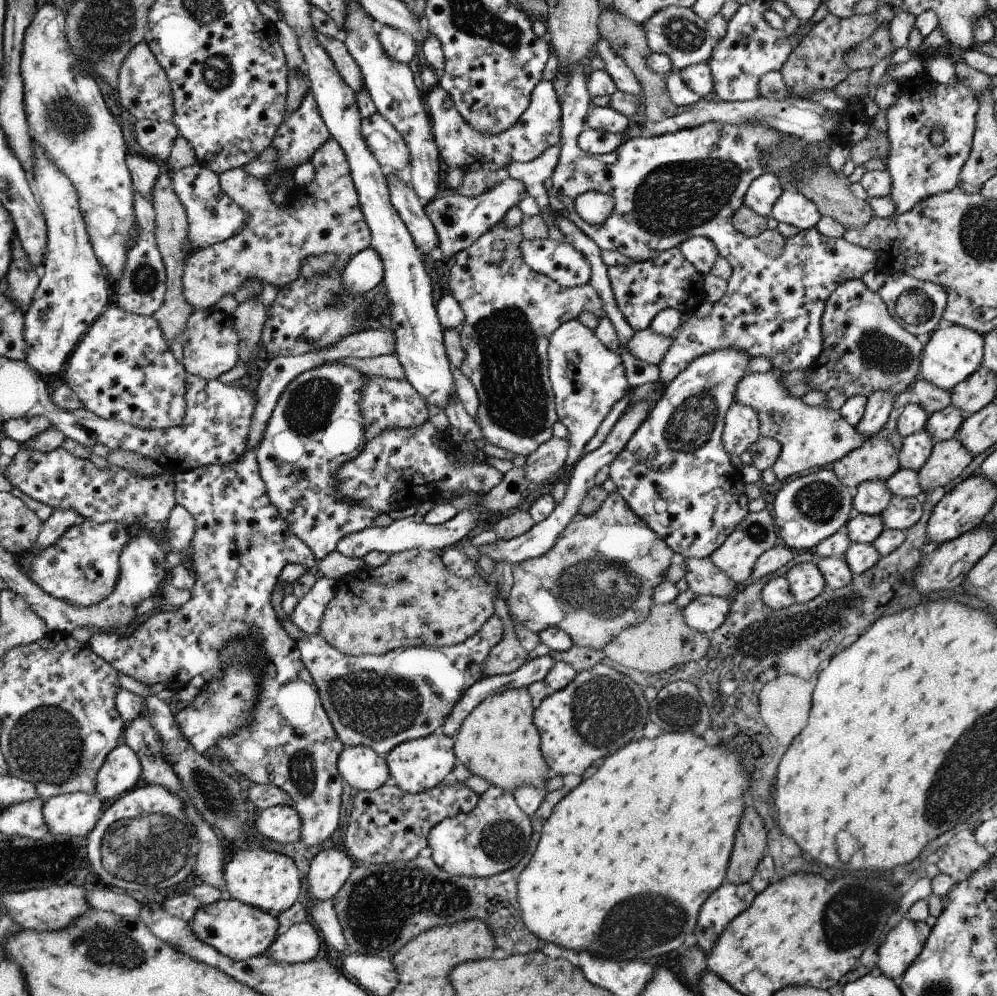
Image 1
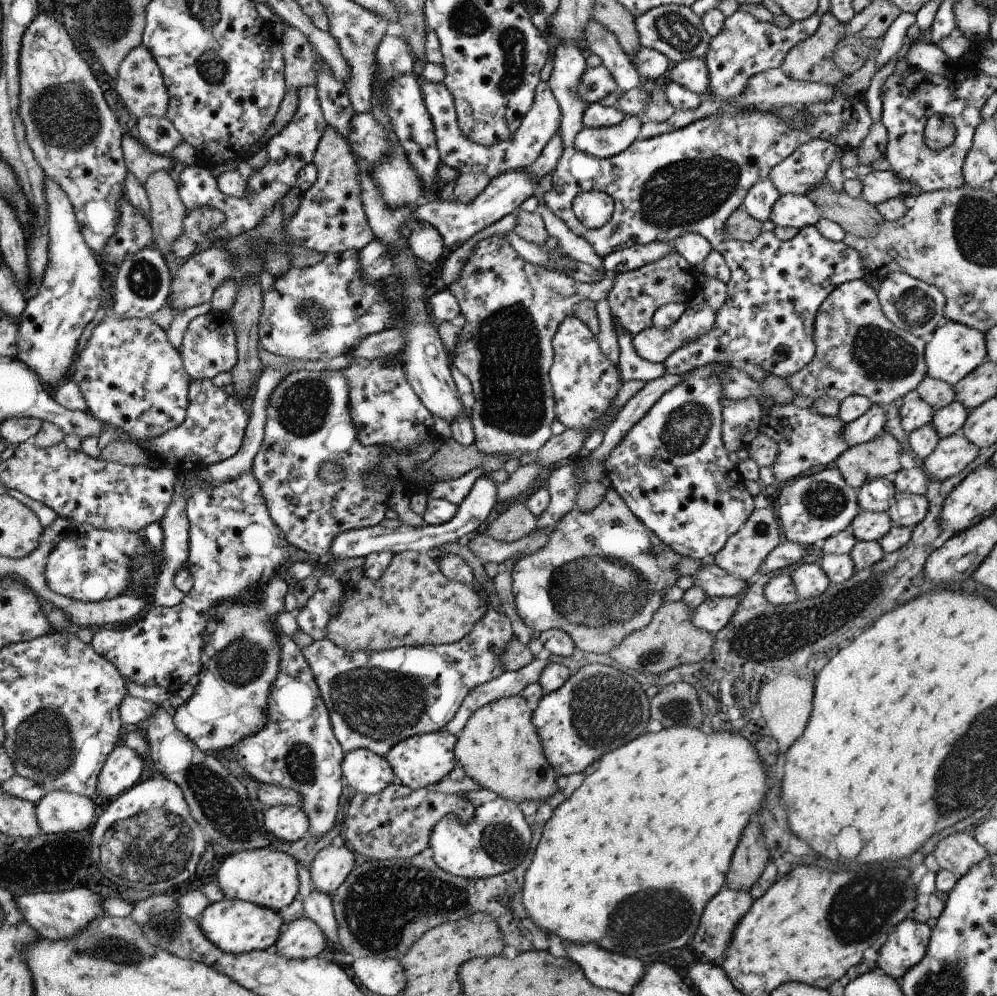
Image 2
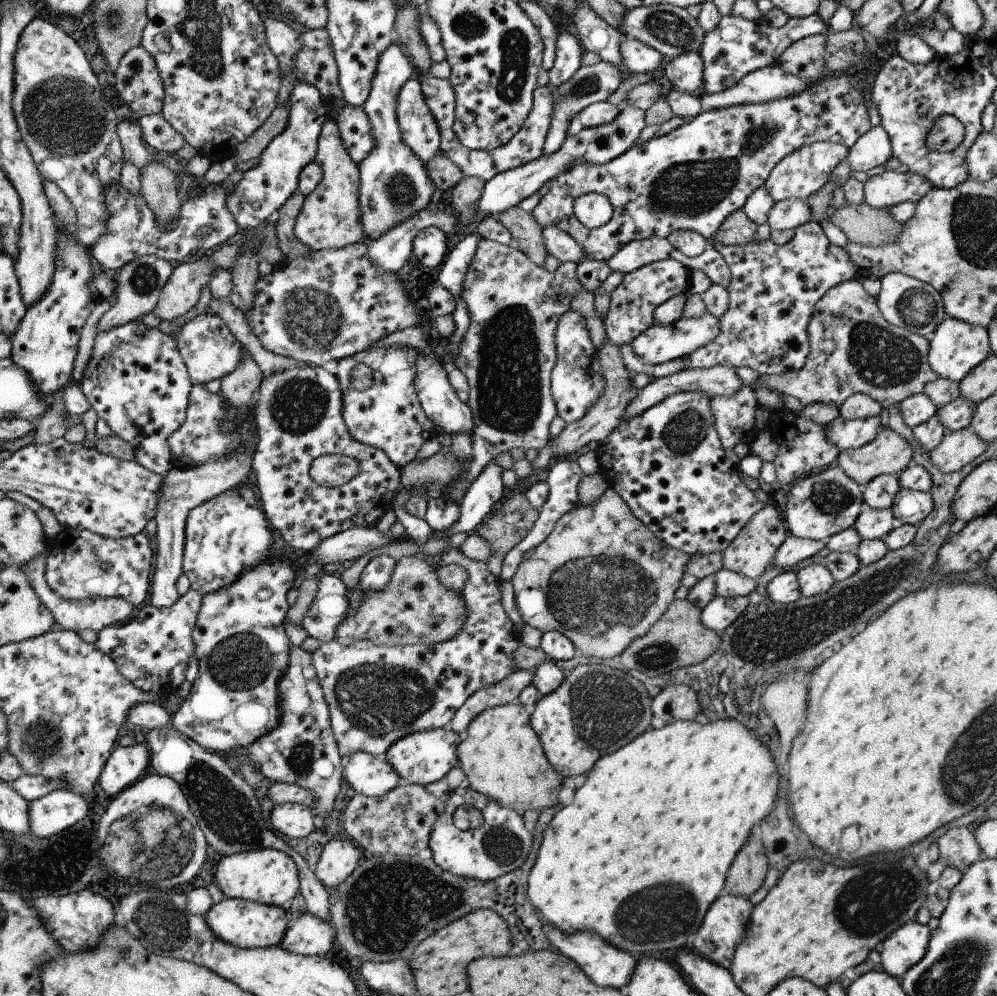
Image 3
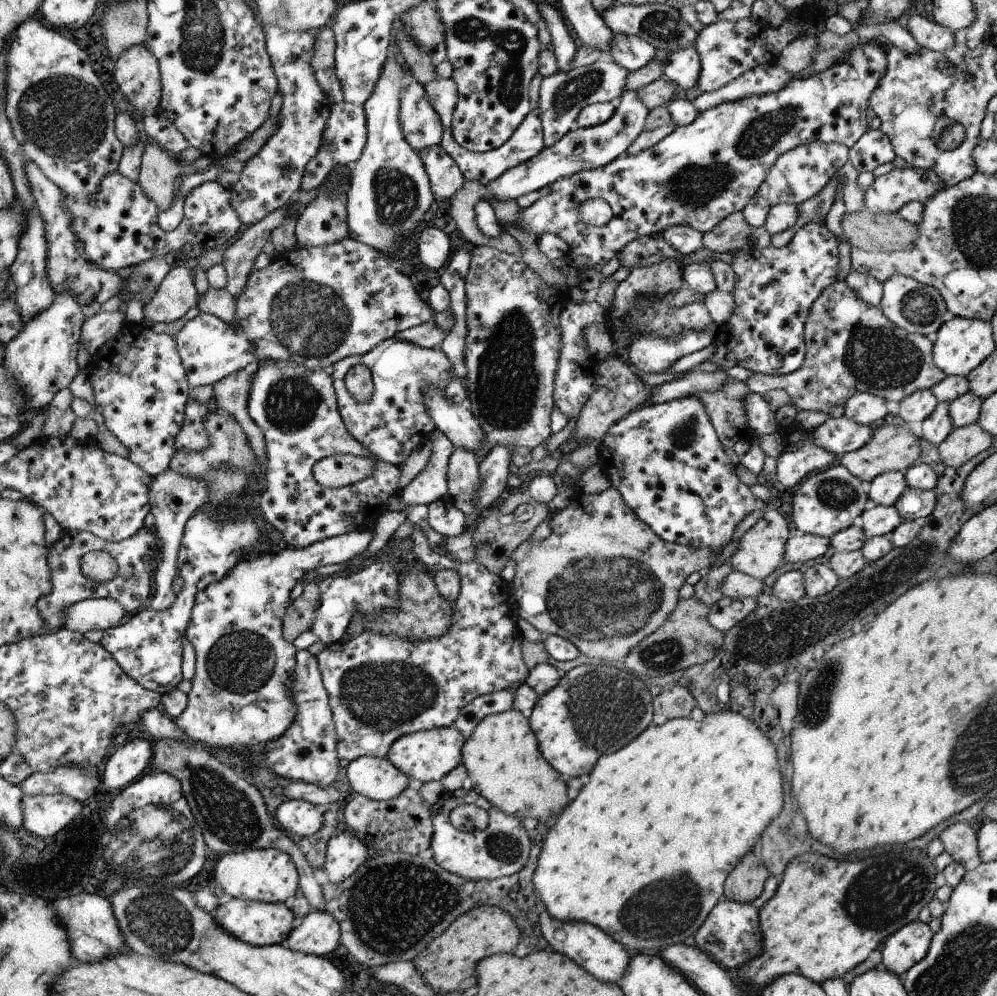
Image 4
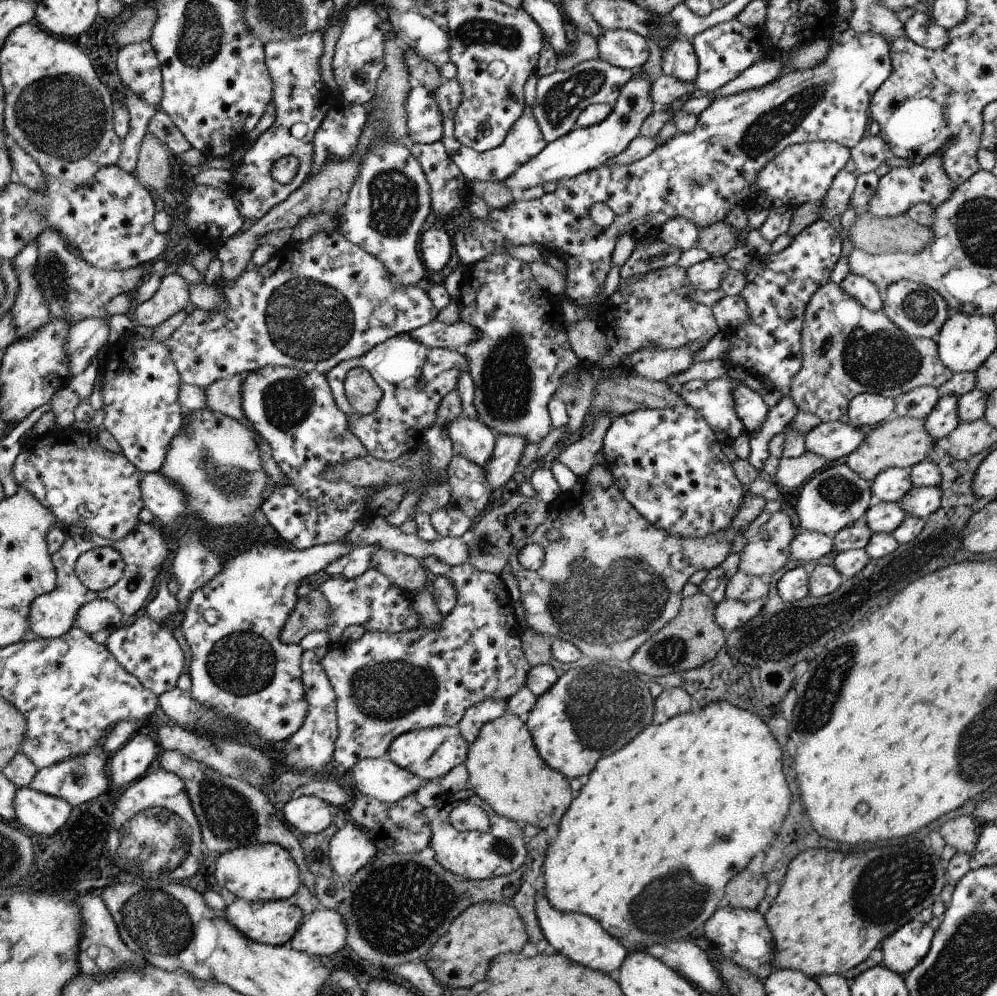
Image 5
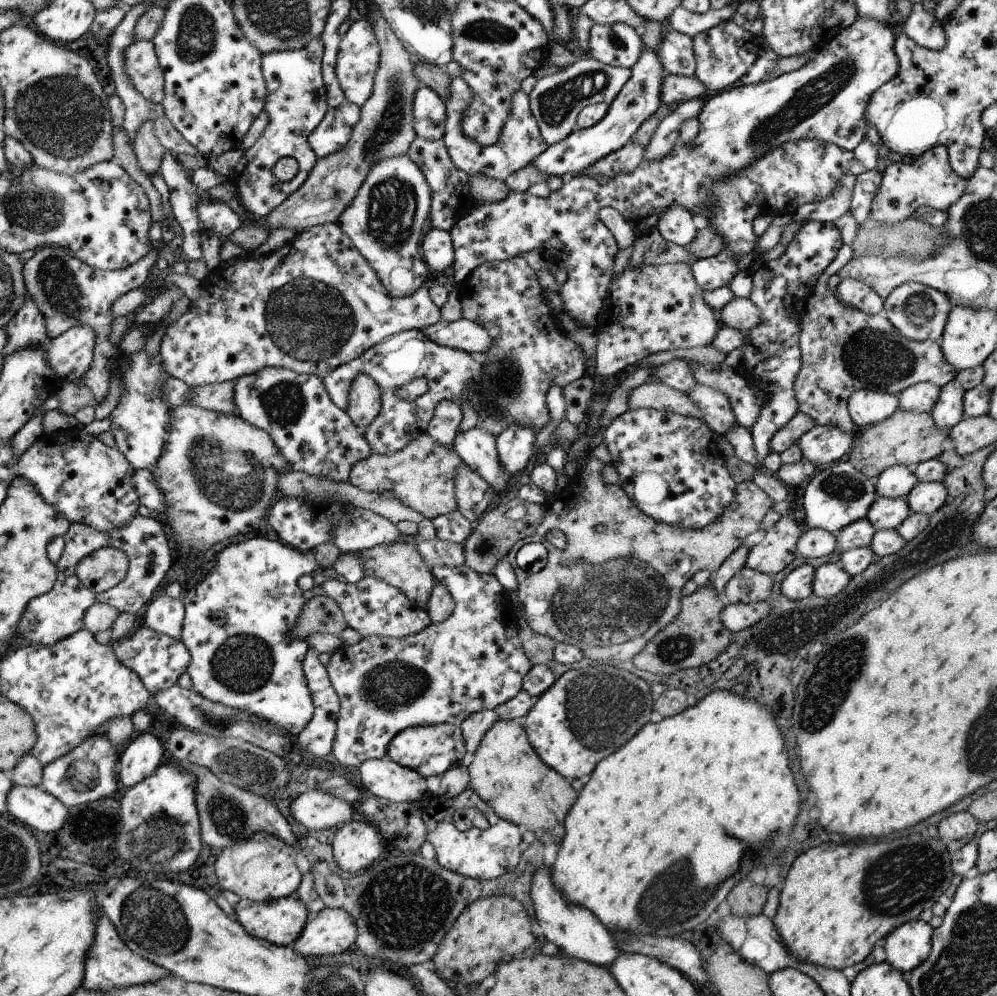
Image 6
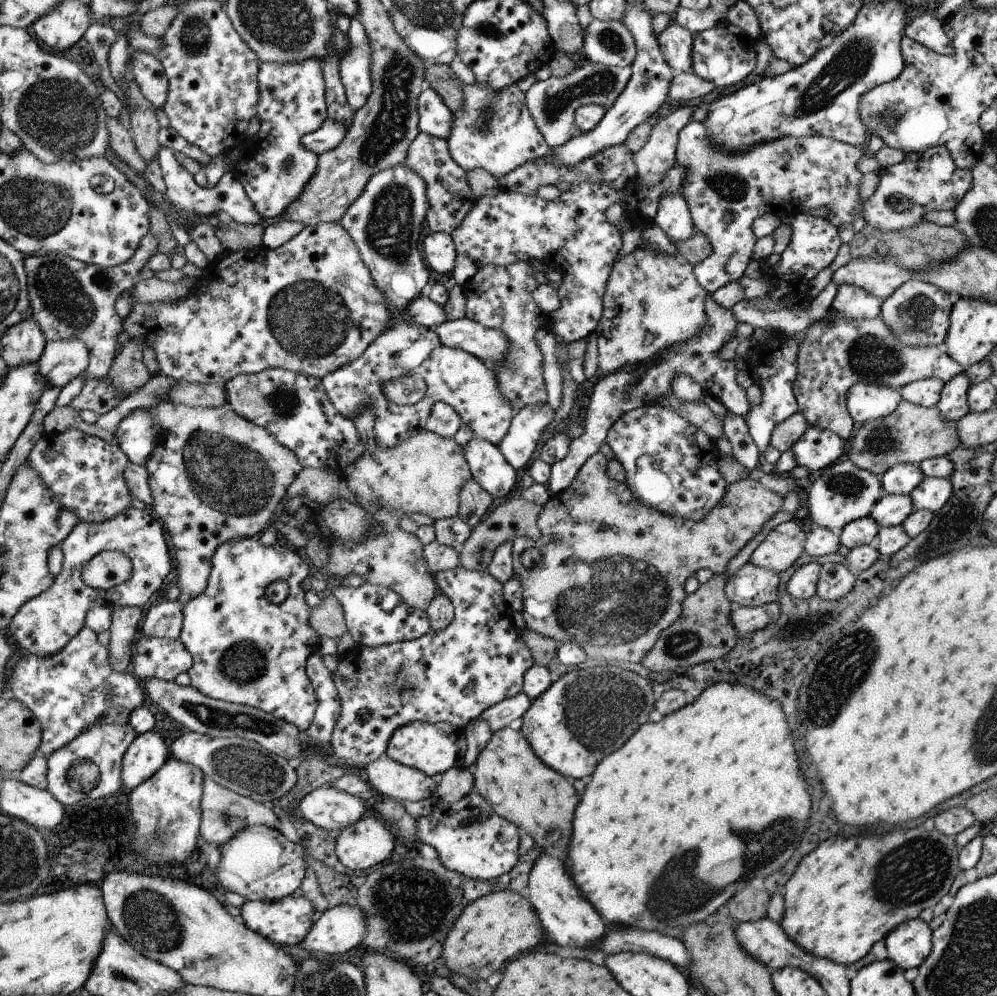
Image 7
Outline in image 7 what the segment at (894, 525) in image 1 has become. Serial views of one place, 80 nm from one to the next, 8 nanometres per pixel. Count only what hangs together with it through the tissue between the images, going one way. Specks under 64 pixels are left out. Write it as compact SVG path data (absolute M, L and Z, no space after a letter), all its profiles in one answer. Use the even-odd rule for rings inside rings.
M924 477L924 480L909 494L913 500L913 510L940 510L950 500L953 484L949 478Z

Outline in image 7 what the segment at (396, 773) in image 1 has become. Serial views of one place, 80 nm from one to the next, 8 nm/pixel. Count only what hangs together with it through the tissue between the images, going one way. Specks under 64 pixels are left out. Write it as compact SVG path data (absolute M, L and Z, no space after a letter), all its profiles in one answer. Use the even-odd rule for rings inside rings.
M416 721L400 725L392 733L386 753L393 761L434 776L438 772L445 773L449 768L459 766L465 756L466 745L465 728L458 728L449 722L430 724Z

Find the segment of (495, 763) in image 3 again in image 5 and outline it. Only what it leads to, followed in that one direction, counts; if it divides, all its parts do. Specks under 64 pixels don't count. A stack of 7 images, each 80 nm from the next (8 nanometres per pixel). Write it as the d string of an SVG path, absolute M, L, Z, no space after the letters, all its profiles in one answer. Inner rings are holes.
M505 714L484 724L478 738L468 746L464 764L476 795L497 814L522 826L532 824L540 830L552 824L559 826L572 803L570 780L544 762L536 750L532 734L518 716Z

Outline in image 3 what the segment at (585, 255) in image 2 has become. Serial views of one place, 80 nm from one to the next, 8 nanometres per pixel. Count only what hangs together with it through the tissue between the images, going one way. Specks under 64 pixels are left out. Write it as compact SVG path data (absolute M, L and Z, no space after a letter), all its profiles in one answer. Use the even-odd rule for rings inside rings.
M548 224L543 229L544 249L547 255L558 259L560 263L572 262L578 264L584 256L582 246L569 236L565 230L560 230L556 224Z

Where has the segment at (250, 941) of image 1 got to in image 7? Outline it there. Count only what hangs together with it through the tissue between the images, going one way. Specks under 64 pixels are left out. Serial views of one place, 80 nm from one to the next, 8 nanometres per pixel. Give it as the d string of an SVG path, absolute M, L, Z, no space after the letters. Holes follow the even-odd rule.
M288 895L279 901L247 901L241 908L241 914L248 926L260 933L260 936L280 946L294 946L294 944L301 944L304 937L310 933L314 905L315 903L304 895L298 898Z

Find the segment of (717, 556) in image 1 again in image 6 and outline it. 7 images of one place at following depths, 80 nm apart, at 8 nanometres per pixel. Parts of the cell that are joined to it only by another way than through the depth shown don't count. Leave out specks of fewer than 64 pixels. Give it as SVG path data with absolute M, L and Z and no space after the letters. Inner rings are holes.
M782 517L768 534L752 547L745 566L758 572L775 575L782 572L797 557L797 542L802 532L795 521Z

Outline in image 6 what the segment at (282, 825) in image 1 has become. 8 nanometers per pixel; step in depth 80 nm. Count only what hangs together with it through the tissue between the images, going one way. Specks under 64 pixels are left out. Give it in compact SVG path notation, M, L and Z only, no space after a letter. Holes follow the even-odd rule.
M322 790L302 793L292 804L294 818L308 830L328 830L357 818L355 806Z

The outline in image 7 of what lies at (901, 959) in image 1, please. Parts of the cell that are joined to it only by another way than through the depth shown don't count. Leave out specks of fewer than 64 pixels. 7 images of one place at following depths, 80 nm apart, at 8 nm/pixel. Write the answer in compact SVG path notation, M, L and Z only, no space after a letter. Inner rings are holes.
M919 916L899 924L884 939L888 958L905 971L918 968L931 953L932 935L928 923Z

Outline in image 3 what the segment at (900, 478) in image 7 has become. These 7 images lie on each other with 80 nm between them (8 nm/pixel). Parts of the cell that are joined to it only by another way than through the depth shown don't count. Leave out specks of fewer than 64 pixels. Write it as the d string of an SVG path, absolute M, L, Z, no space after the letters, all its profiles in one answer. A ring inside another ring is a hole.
M896 475L876 476L862 488L862 500L865 507L884 510L892 507L894 496L901 490L899 478Z

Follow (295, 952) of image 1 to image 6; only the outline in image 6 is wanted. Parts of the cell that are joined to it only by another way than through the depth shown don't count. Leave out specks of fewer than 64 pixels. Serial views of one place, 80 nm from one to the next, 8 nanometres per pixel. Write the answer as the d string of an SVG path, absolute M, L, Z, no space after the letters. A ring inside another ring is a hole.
M324 907L316 918L308 920L294 946L305 957L317 958L348 950L356 938L356 923L347 910Z

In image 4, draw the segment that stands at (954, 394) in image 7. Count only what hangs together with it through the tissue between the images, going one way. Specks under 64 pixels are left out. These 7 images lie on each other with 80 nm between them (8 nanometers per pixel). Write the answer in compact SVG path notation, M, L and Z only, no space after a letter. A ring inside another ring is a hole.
M939 402L936 410L917 428L918 436L926 440L931 448L937 448L953 430L948 408L950 402Z

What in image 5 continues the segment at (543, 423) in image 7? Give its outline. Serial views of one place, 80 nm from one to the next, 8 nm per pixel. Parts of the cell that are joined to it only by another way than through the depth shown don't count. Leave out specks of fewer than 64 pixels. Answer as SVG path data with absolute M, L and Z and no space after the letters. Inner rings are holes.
M497 435L492 458L484 466L484 474L492 492L513 479L513 474L517 471L516 466L520 465L526 445L526 440L520 436Z

